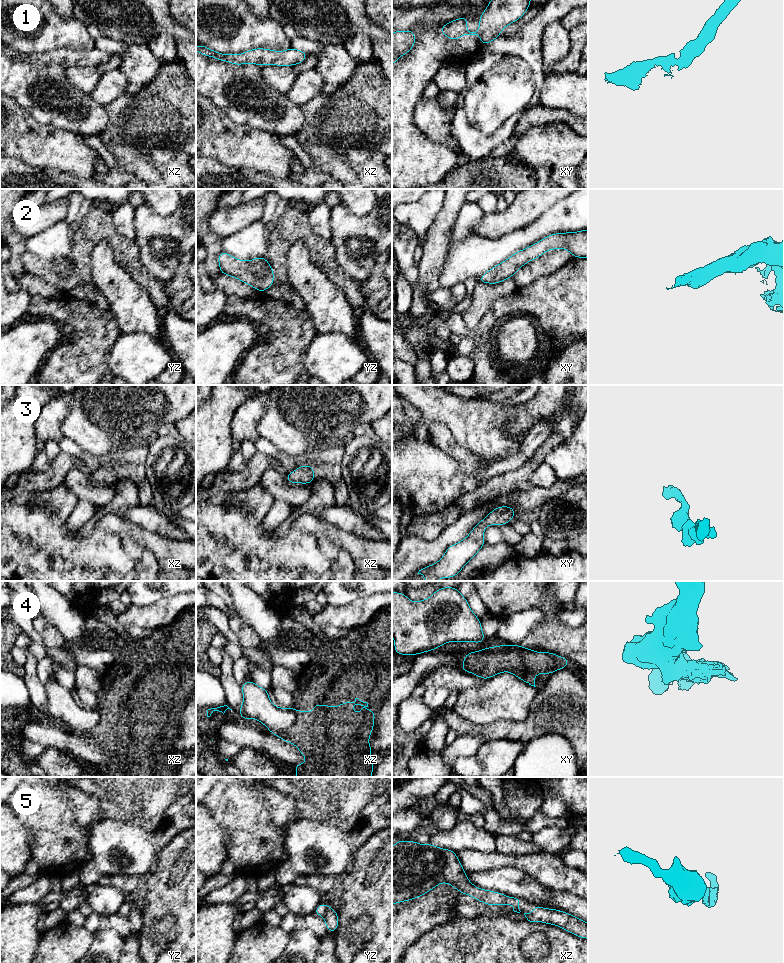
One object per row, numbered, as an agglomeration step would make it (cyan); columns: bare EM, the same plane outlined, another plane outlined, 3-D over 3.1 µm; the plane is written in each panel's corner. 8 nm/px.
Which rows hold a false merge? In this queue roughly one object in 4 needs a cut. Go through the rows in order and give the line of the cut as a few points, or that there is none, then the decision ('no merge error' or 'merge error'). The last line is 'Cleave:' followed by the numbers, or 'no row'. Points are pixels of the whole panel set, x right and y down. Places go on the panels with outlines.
1: no cut; no merge error
2: no cut; no merge error
3: no cut; no merge error
4: cut in xz along (291, 708), (295, 715), (295, 721), (288, 728), (273, 733); merge error
5: no cut; no merge error
Cleave: 4

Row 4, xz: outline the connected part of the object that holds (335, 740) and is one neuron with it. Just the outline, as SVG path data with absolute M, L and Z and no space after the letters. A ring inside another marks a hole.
M358 698L336 707L314 704L311 716L308 710L297 711L293 706L295 723L289 729L273 734L295 745L301 755L307 758L305 763L294 764L296 777L372 777L374 764L369 737L374 728L375 710L367 710L367 707L368 703ZM353 705L365 708L355 713L352 711Z

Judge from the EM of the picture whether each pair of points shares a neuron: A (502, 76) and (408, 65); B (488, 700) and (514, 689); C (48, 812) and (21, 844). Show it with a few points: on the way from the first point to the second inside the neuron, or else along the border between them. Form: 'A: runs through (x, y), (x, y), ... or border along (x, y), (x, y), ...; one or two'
A: border along (470, 60), (467, 62); two
B: runs through (494, 700), (508, 695); one
C: border along (16, 818), (31, 836), (30, 850), (32, 856); two

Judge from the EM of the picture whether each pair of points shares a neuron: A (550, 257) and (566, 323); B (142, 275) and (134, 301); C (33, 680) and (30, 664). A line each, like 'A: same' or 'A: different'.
A: different
B: different
C: same

